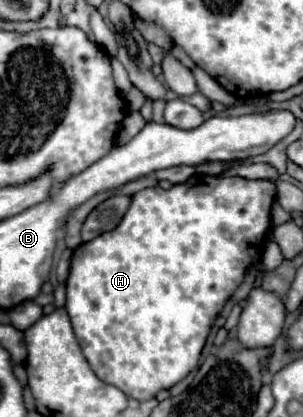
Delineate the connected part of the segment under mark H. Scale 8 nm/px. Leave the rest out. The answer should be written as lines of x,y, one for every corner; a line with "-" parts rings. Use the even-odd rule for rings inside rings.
194,174
188,182
176,184
170,190
162,190
160,186
146,188
142,192
136,192
132,196
132,204
122,218
122,222
112,230
100,234
96,240
80,244
72,252
72,264
70,264
70,276
66,282
66,310
70,314
76,338
84,350
84,356
96,376
116,388
120,388
126,396
134,400
150,400
160,390
168,390
174,384
178,384
190,370
198,366
200,352
204,348
206,336
210,332
210,326
226,300
232,296
232,292
238,288
238,284
244,278
246,268
250,268
258,256
262,256
264,248
264,236
270,228
270,206
274,202
274,186
268,180
246,180
246,178
224,178
224,176
206,176
206,174

